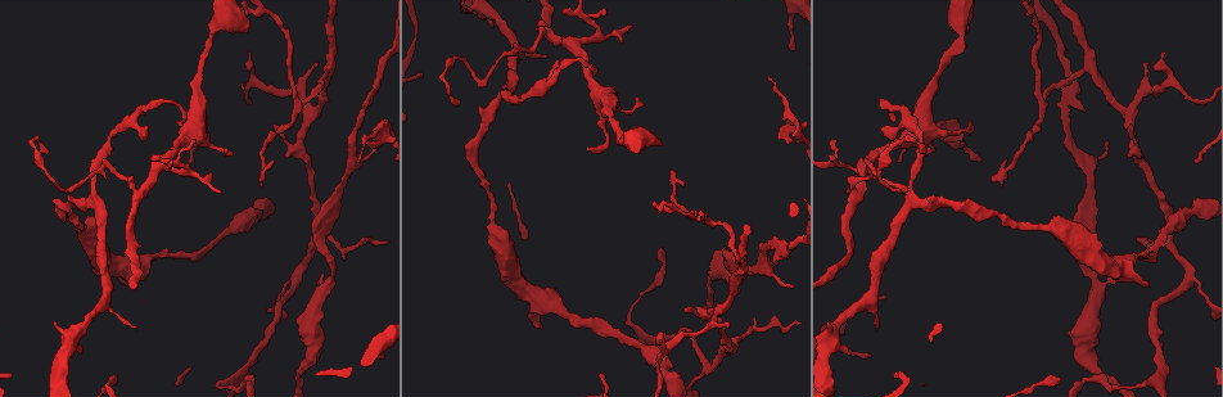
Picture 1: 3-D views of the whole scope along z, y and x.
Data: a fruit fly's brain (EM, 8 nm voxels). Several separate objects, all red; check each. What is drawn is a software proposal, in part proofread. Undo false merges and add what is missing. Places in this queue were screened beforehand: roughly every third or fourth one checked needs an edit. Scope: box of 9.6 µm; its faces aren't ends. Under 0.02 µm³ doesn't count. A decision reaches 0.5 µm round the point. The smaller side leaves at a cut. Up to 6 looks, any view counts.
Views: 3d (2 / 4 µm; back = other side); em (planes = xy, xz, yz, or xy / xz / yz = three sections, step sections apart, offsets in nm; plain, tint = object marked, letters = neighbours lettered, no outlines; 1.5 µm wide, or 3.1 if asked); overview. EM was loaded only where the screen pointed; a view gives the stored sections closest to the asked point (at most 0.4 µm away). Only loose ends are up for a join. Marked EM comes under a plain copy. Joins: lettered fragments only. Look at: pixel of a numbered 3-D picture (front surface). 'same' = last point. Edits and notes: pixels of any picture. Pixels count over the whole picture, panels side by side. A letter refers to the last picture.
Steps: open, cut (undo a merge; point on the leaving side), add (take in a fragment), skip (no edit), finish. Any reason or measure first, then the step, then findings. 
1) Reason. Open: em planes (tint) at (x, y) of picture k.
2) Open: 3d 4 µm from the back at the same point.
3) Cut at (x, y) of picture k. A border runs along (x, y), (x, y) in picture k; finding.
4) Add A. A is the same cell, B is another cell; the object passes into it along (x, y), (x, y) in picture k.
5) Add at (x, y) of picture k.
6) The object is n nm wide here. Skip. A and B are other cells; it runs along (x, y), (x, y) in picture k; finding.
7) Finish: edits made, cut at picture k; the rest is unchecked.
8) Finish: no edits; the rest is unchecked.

An open end. Open: 3d 4 µm at (249, 27) of picture 1.

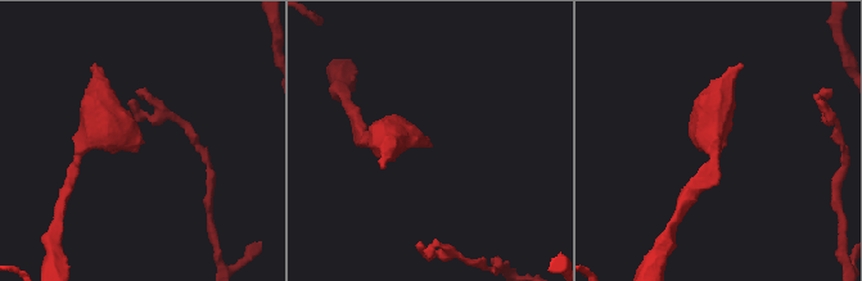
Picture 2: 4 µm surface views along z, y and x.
Now the EM. Open: em planes (letters) at (429, 144) of picture 2.

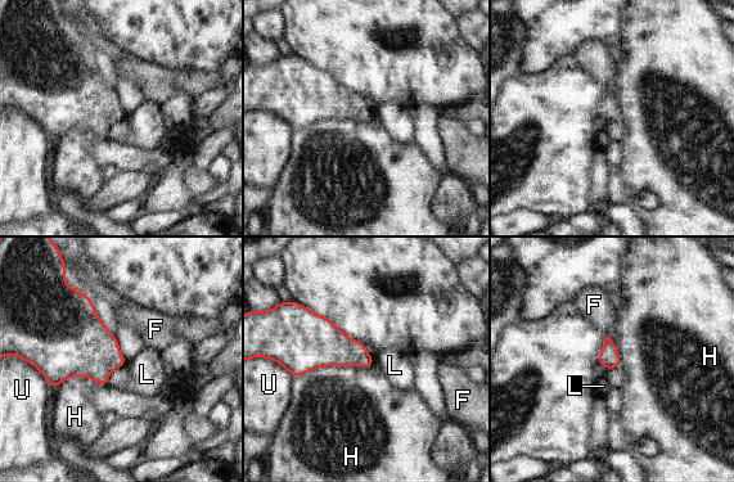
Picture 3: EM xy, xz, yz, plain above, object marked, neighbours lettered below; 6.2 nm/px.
The longest contact is with H, 500 nm. Skip. F, H, L and U are other cells; a border runs along (374, 364), (320, 365), (293, 378) in picture 3; no lettered fragment goes on from it.

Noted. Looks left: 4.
Branch stops here. Open: 3d 4 µm at (1131, 124) of picture 1.

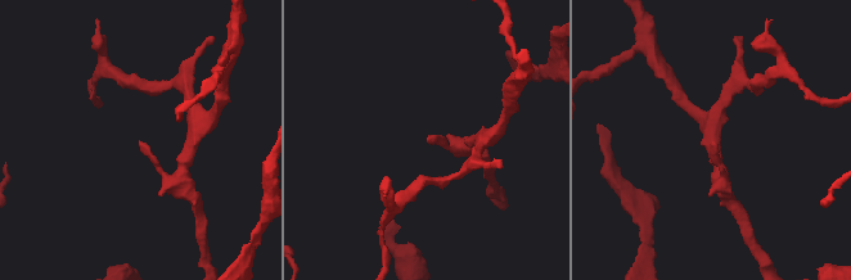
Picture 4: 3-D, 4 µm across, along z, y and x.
Now the EM. Open: em planes (letters) at (710, 144) of picture 4.

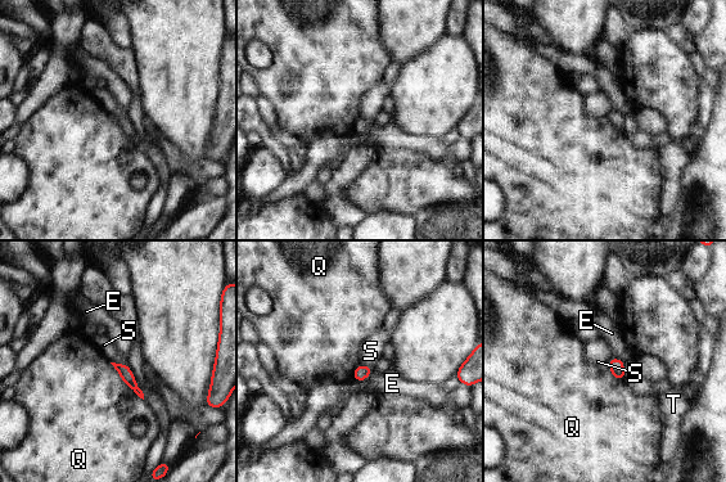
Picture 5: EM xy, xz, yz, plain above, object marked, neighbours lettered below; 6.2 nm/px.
The longest contact is with Q, 320 nm. Skip. E, Q, S and T are other cells; no lettered fragment goes on from it.

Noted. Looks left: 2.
Branch stops here. Open: em yz step 8 (letters) at (659, 343) of picture 1.

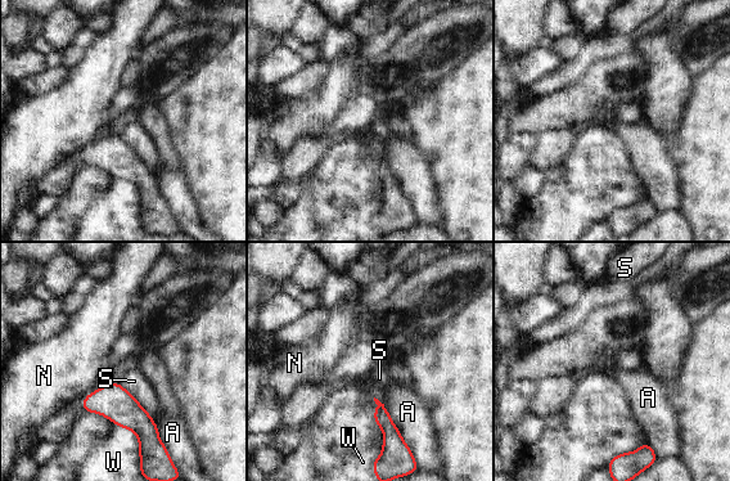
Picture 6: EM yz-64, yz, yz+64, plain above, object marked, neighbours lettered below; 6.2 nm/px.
Open: em planes (letters) at the same point.

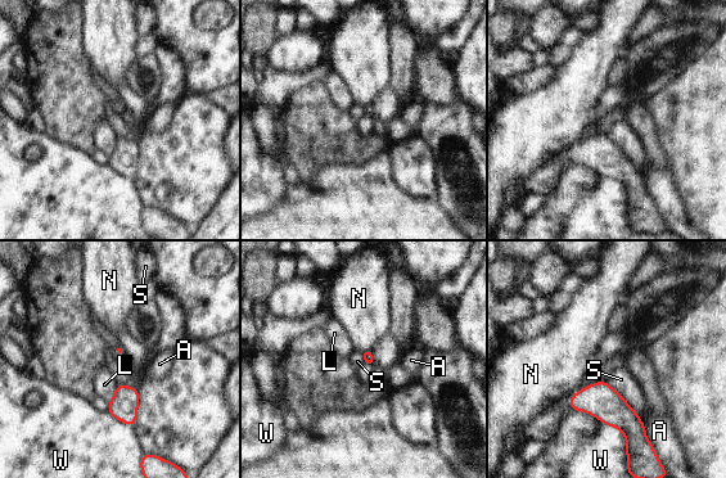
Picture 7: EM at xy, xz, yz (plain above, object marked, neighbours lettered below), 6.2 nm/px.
Skip. A, L, N, S and W are other cells; a border runs along (605, 382), (622, 397), (644, 424) in picture 7; none of them fits.

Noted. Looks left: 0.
Finish: no edits; the rest is unchecked.

